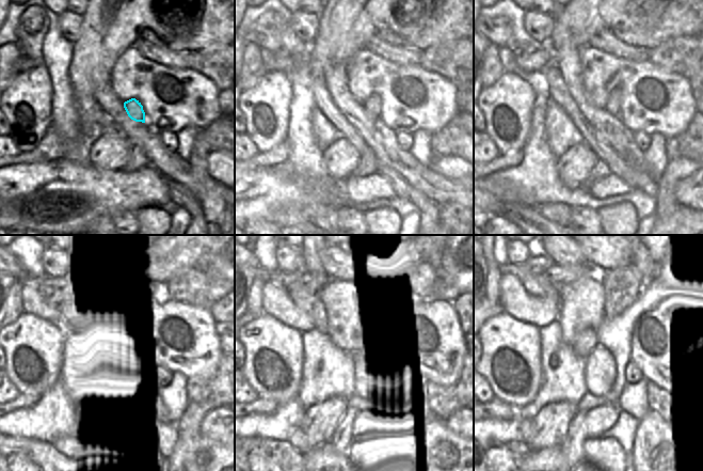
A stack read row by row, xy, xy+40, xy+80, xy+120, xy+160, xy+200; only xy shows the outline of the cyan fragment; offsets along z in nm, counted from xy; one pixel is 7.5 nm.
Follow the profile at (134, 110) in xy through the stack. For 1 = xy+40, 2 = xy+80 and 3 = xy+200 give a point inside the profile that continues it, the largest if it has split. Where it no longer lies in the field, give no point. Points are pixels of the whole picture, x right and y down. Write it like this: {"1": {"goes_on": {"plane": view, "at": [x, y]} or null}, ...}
{"1": {"goes_on": {"plane": "xy+40", "at": [373, 104]}}, "2": {"goes_on": {"plane": "xy+80", "at": [614, 99]}}, "3": {"goes_on": {"plane": "xy+200", "at": [623, 285]}}}

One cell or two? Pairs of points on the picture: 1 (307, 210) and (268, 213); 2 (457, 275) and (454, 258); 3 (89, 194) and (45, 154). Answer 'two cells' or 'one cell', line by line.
1: two cells
2: one cell
3: two cells

